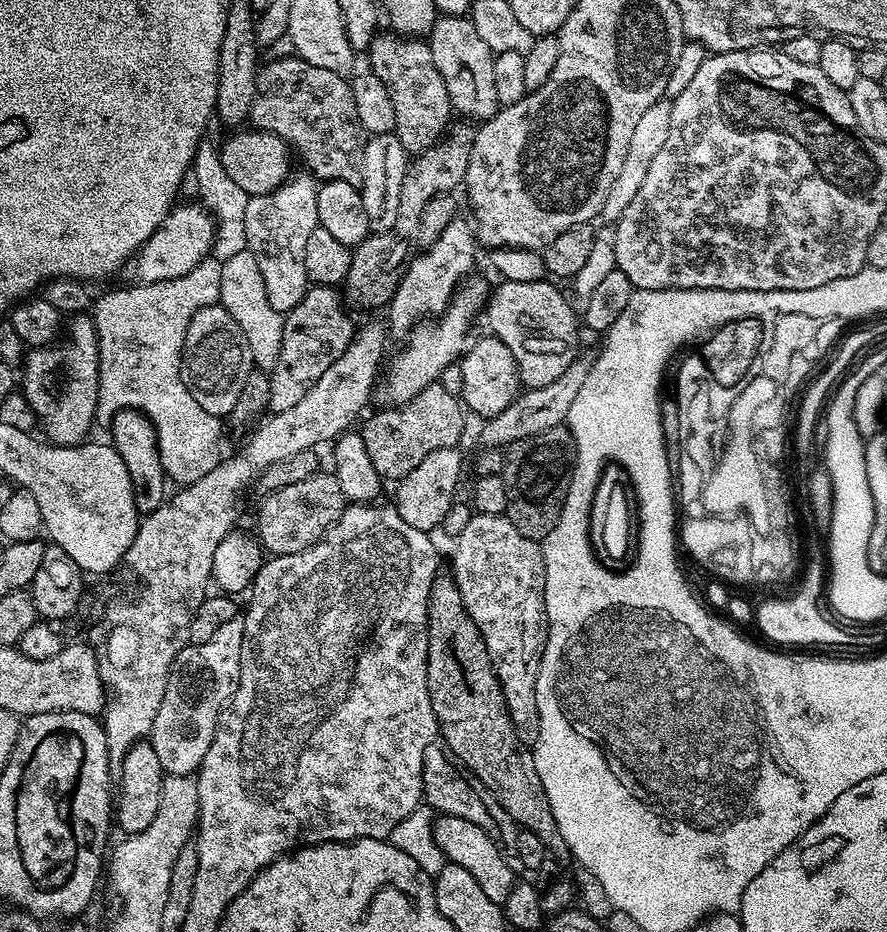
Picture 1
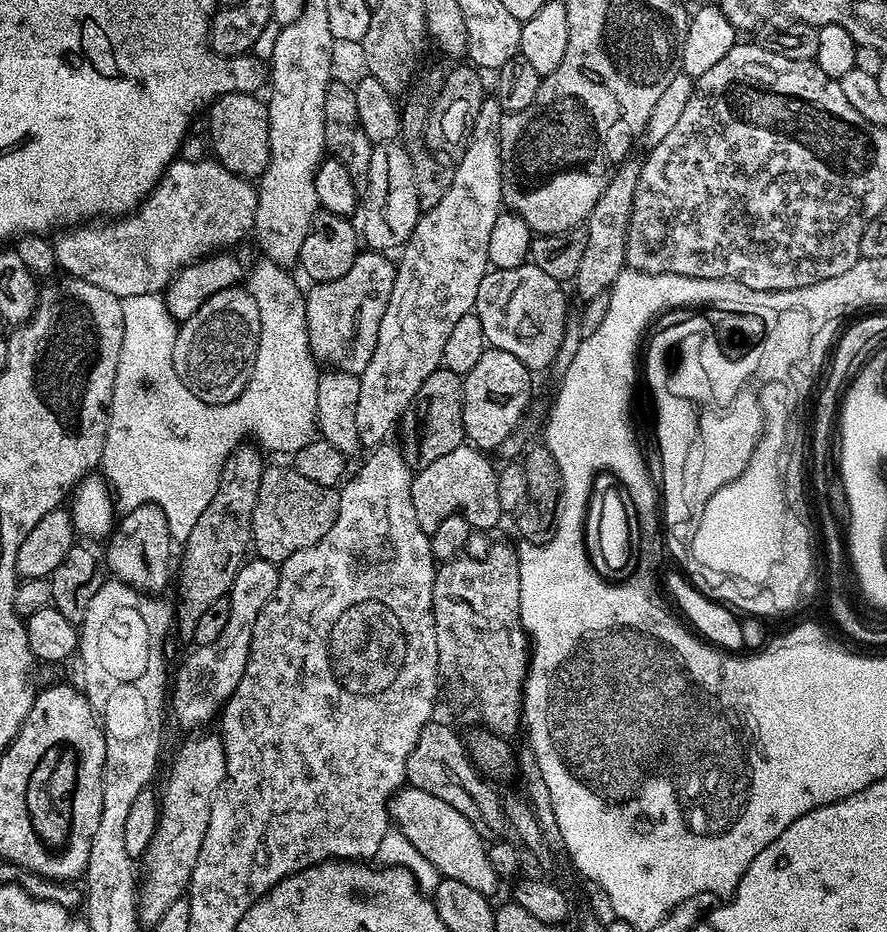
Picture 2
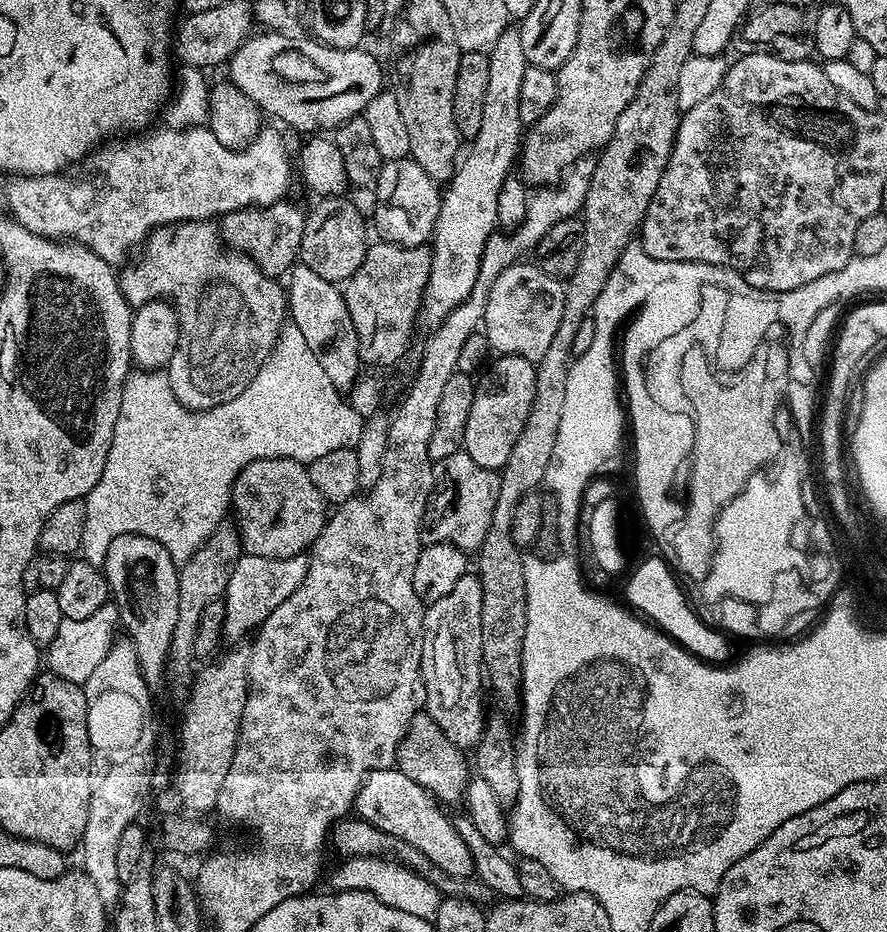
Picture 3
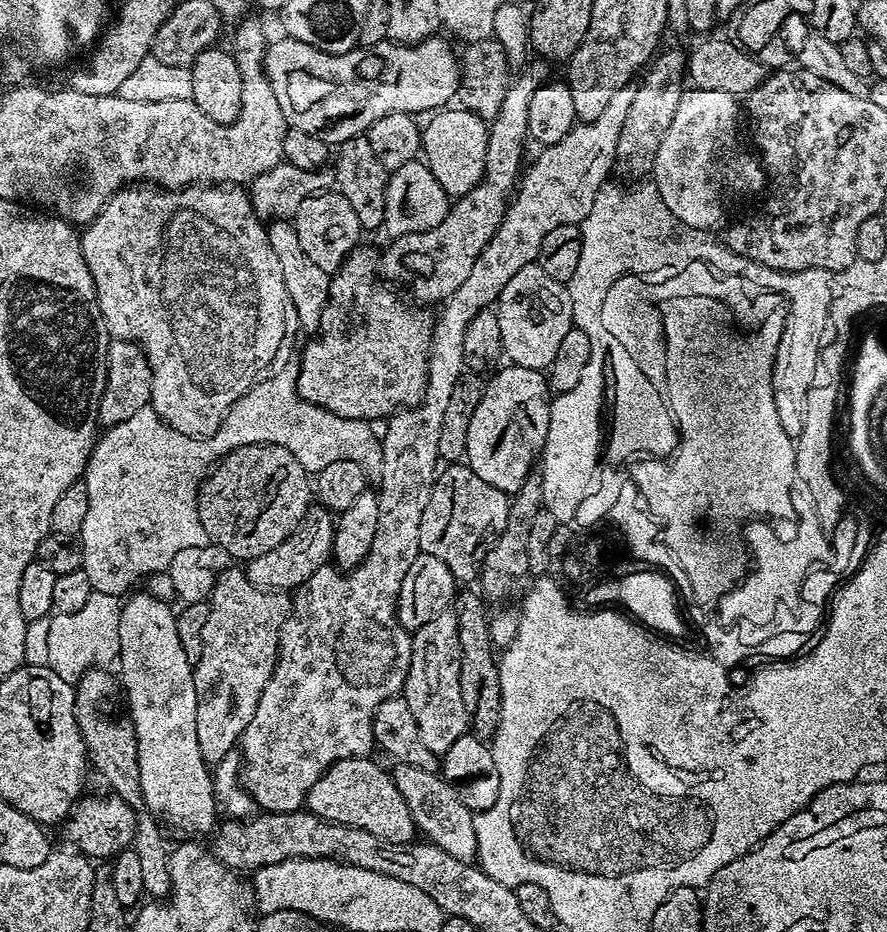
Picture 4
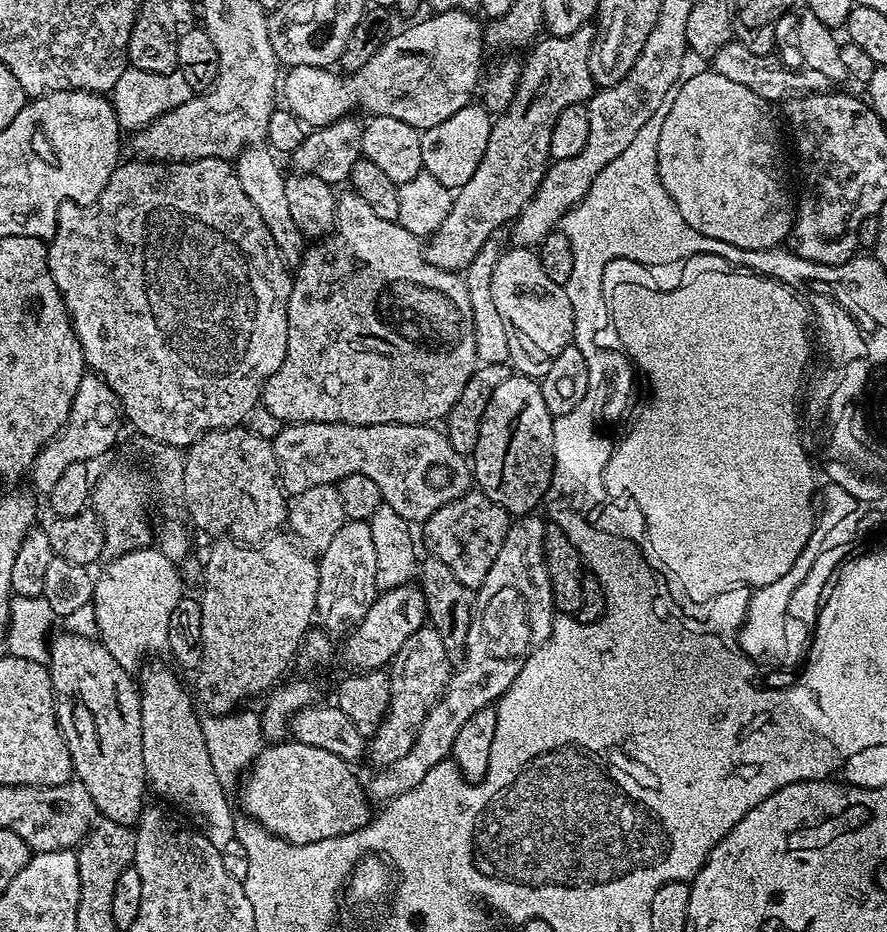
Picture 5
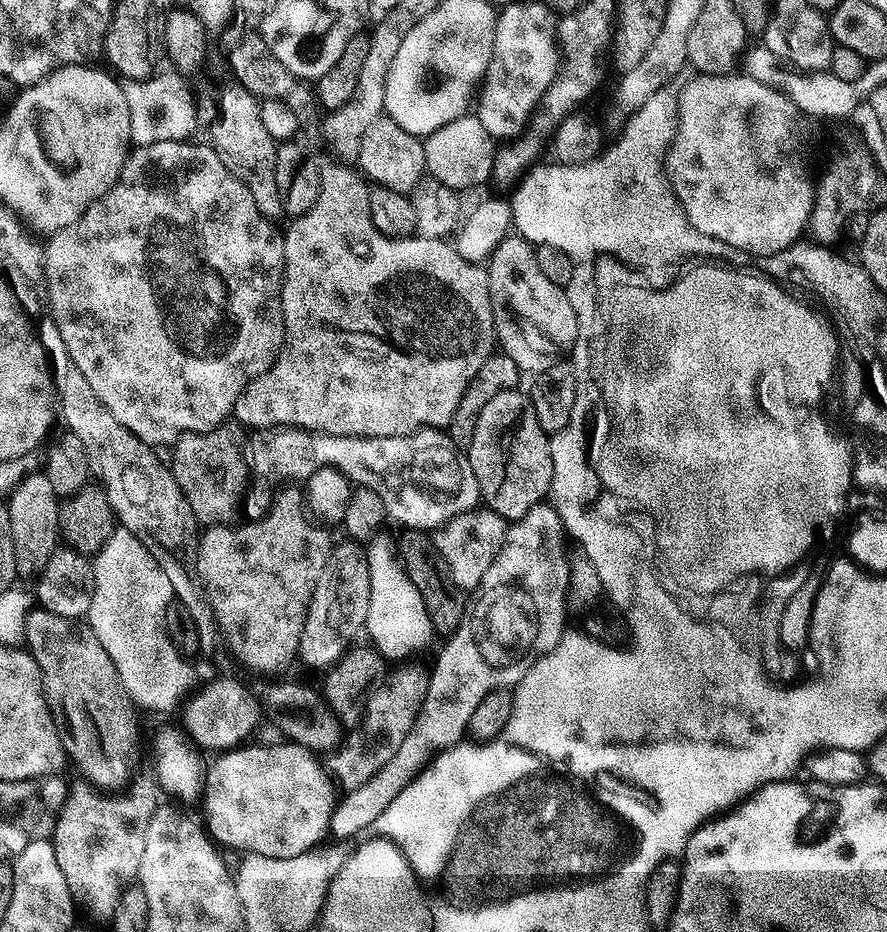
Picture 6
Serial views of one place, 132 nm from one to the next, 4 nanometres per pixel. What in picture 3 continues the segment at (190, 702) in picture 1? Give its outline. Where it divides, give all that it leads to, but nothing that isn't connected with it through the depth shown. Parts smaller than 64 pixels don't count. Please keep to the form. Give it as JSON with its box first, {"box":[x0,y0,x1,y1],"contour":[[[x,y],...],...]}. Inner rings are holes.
{"box":[223,554,308,642],"contour":[[[301,554],[290,558],[258,558],[257,556],[241,555],[230,574],[229,584],[223,594],[224,609],[224,640],[240,642],[243,636],[251,637],[271,612],[278,610],[298,586],[302,586],[302,578],[306,578],[308,557]]]}

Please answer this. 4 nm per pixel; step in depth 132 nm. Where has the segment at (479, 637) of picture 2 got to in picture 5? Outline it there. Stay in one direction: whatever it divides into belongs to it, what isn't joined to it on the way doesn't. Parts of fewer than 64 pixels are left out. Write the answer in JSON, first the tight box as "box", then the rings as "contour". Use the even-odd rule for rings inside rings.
{"box":[370,626,454,766],"contour":[[[423,626],[406,638],[402,648],[390,663],[390,702],[384,721],[378,726],[375,736],[370,740],[370,758],[387,766],[398,762],[406,755],[406,750],[414,742],[414,733],[426,718],[429,710],[440,701],[440,695],[448,684],[448,677],[454,671],[453,661],[449,660],[446,649],[442,646],[442,634],[430,626]]]}

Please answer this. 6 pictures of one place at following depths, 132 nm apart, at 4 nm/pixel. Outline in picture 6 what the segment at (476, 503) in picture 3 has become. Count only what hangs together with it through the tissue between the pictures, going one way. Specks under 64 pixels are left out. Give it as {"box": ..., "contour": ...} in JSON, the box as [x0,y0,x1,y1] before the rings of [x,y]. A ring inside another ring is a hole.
{"box":[431,506,506,590],"contour":[[[477,506],[470,512],[450,518],[431,533],[433,546],[444,559],[450,578],[459,588],[475,590],[479,586],[482,574],[490,570],[490,562],[494,562],[502,546],[505,527],[506,521],[497,512],[491,512],[487,506]]]}

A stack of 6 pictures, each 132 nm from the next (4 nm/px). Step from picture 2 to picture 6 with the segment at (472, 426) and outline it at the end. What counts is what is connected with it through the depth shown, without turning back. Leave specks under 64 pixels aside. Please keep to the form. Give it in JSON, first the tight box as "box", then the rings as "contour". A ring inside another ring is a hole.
{"box":[466,388,554,522],"contour":[[[506,388],[494,394],[474,426],[474,438],[466,449],[474,478],[478,478],[481,501],[506,522],[522,518],[526,510],[551,493],[554,462],[550,458],[549,433],[542,430],[527,391]]]}

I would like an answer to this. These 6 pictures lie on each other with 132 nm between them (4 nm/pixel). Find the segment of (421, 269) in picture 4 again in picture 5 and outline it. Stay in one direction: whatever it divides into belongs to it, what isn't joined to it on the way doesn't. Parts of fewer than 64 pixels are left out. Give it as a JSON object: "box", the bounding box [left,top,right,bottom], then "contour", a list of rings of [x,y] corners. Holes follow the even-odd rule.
{"box":[427,23,598,272],"contour":[[[586,23],[574,34],[545,35],[527,49],[514,98],[508,109],[493,119],[490,142],[486,142],[486,154],[482,154],[478,170],[455,193],[450,214],[446,214],[439,230],[427,237],[430,264],[450,272],[464,270],[487,240],[495,237],[503,224],[511,225],[532,201],[550,163],[550,134],[558,114],[566,106],[585,103],[593,96],[592,59],[598,32],[592,27]]]}

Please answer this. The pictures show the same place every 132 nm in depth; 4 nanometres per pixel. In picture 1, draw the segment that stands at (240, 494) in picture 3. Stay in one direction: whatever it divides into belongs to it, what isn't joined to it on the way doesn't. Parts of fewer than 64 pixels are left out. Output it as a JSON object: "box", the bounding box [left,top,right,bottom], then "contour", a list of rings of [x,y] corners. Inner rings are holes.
{"box":[255,470,346,556],"contour":[[[321,470],[306,478],[306,482],[294,482],[294,486],[282,486],[277,492],[267,493],[260,504],[260,513],[256,516],[255,535],[263,551],[282,556],[302,552],[310,542],[315,542],[332,527],[346,507],[346,498],[342,486],[338,486],[335,475]]]}

